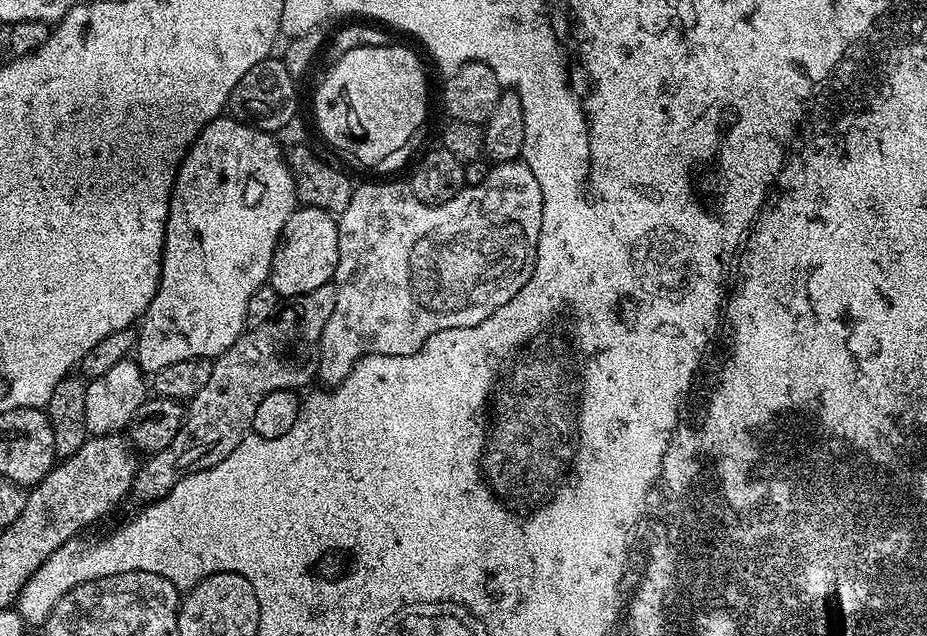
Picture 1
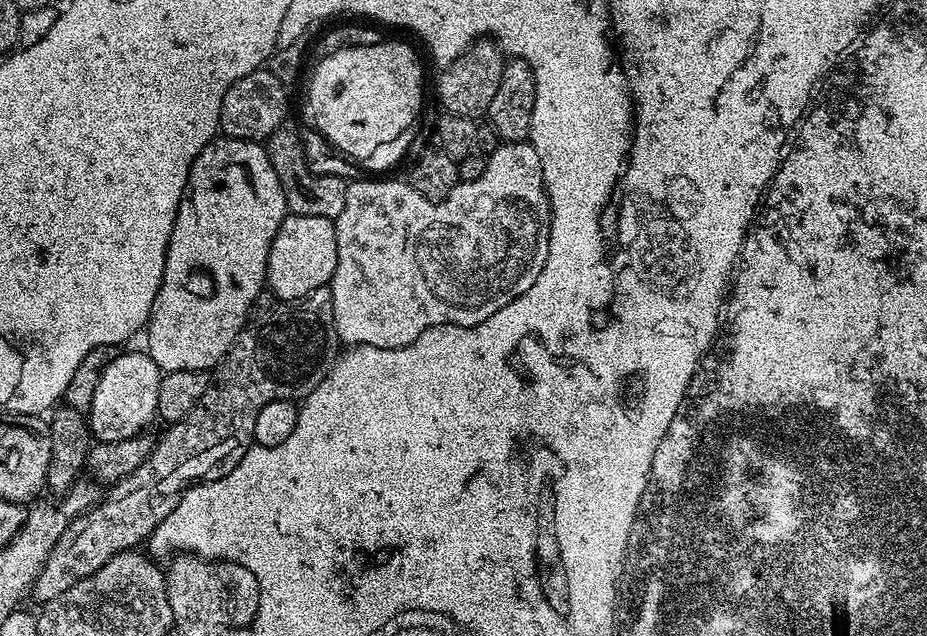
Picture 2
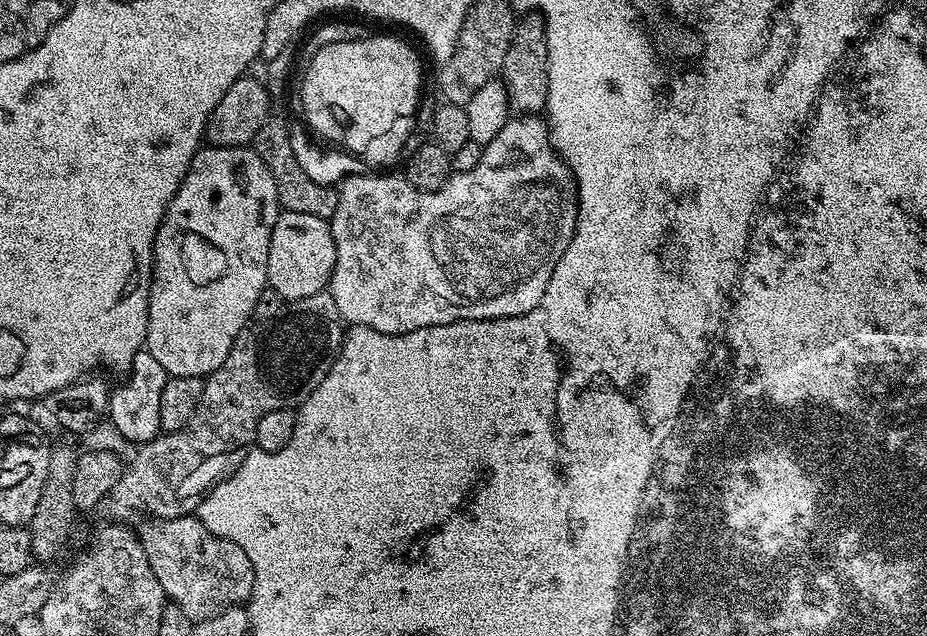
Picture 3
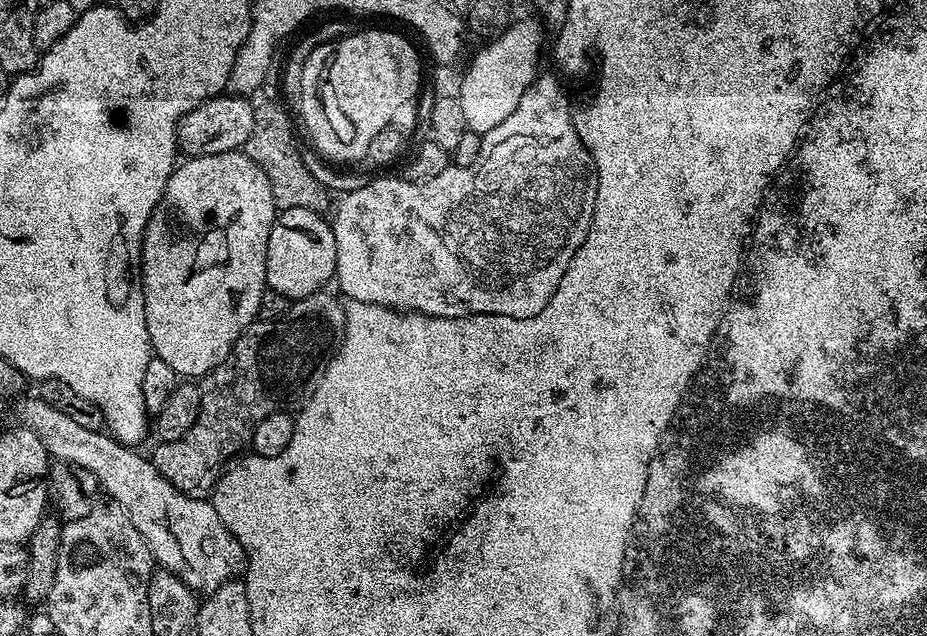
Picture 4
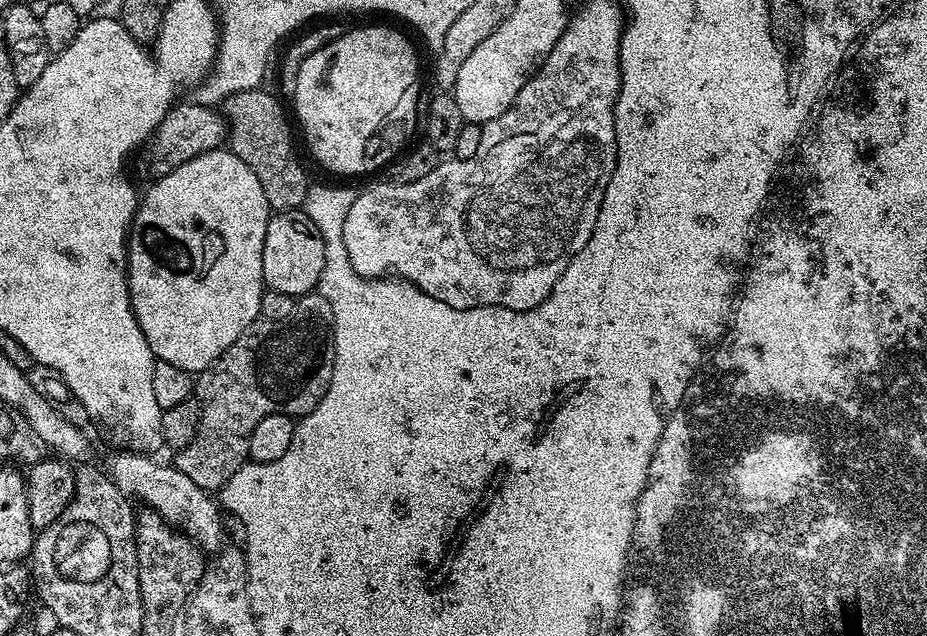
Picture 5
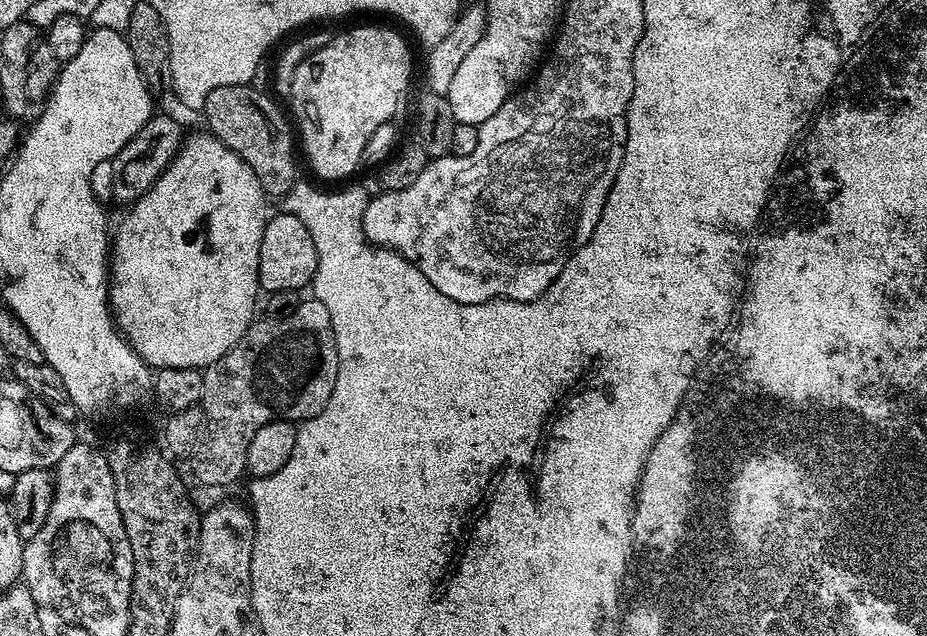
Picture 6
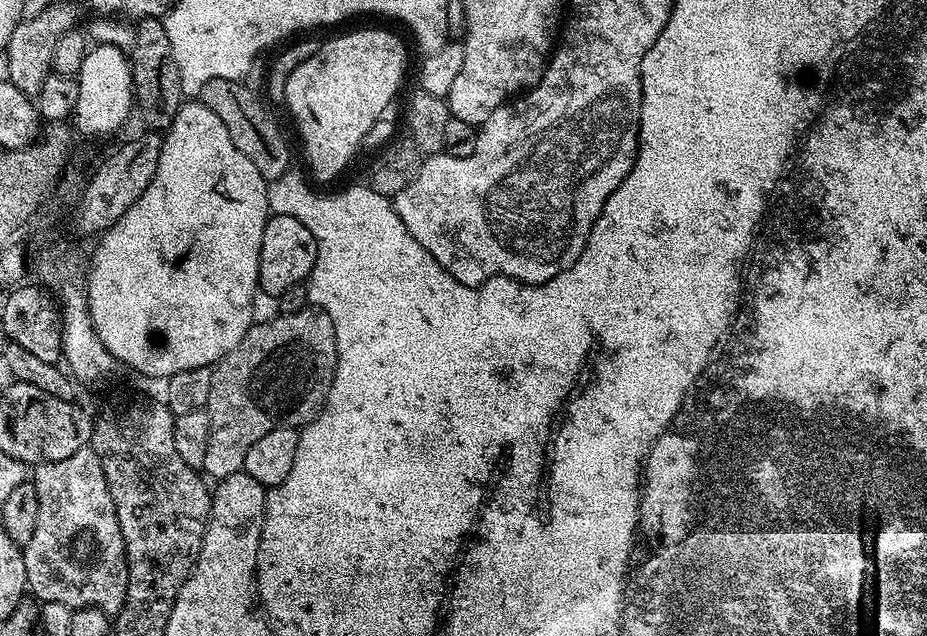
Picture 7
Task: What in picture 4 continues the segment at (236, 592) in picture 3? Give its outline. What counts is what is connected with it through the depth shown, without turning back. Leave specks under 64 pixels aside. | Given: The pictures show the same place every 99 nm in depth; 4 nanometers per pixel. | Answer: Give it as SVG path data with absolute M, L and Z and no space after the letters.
M39 398L23 400L19 401L19 403L21 402L19 423L23 427L34 430L34 434L38 434L38 442L42 442L42 446L46 446L49 457L53 461L71 464L75 469L90 470L90 474L96 476L96 483L102 489L103 495L105 492L108 495L105 497L111 503L127 512L130 522L134 522L134 530L138 530L138 534L142 534L146 546L152 551L153 561L163 571L173 572L191 592L197 594L216 592L228 580L237 579L245 571L244 548L238 542L238 538L234 538L230 534L230 530L226 530L222 518L218 518L218 510L214 510L211 502L196 494L179 492L166 478L162 478L162 474L147 455L139 456L136 453L139 451L135 447L121 444L115 436L107 431L86 430L86 426L73 422L68 415L54 410L54 406L50 406L45 400Z

